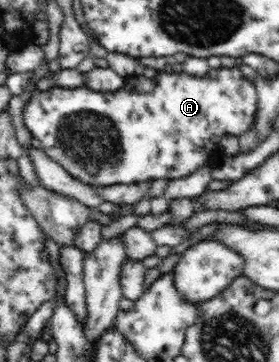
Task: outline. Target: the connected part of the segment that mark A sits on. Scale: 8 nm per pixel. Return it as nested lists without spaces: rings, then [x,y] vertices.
[[[221,67],[220,69],[212,69],[203,77],[191,76],[185,72],[181,73],[165,73],[160,71],[155,75],[155,78],[146,78],[143,74],[134,74],[133,76],[125,79],[123,88],[116,91],[97,92],[87,87],[79,88],[63,88],[53,86],[47,91],[35,90],[31,95],[29,101],[23,108],[23,122],[27,130],[31,132],[32,136],[41,141],[41,148],[51,157],[55,162],[65,167],[73,177],[89,183],[94,187],[106,187],[114,184],[135,184],[138,182],[154,180],[159,178],[180,179],[184,176],[189,176],[195,172],[201,165],[210,163],[210,156],[215,150],[219,150],[219,140],[223,135],[232,134],[232,136],[239,136],[241,133],[247,132],[255,122],[257,110],[258,96],[256,86],[253,81],[249,81],[238,68],[227,69]]]

